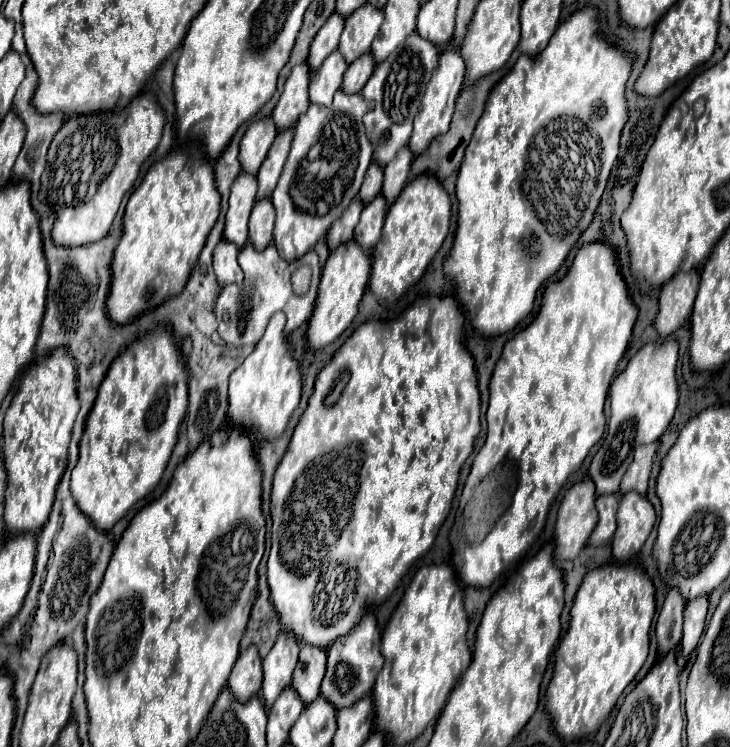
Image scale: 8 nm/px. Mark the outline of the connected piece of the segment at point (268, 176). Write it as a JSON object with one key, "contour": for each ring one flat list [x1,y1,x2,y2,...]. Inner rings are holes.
{"contour":[[284,130,284,132,278,132,264,164,260,166,260,172,258,172,258,194,256,194,256,200,264,200,264,198,270,198,274,188,276,188,276,182,282,174,282,166,288,158,288,152,290,152,290,142,292,142,292,130]]}

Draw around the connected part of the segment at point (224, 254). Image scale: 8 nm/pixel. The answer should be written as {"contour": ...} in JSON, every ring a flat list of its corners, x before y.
{"contour":[[222,240,218,246,216,246,216,252,214,252,214,274,216,274,216,282,222,286,226,284,232,284,232,282,238,282,236,274,242,272,242,268,238,266,238,248,236,244,228,242,228,240]]}

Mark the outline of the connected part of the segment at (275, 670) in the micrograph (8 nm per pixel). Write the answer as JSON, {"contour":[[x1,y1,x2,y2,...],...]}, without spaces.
{"contour":[[280,634,270,654,262,660,264,666,264,684,262,684,262,698,266,704,266,710,272,708,276,698,284,688,290,686,292,672,298,662,298,640,292,640,292,636]]}

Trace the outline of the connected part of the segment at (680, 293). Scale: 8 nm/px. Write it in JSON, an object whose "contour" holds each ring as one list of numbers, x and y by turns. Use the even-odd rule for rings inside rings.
{"contour":[[698,270,678,272,668,284,664,284,660,292,660,310,654,320,654,328,660,336,670,336,690,318,698,284]]}

